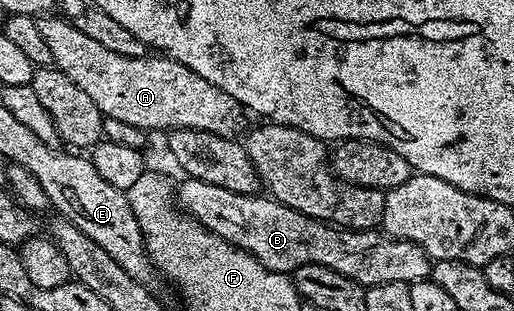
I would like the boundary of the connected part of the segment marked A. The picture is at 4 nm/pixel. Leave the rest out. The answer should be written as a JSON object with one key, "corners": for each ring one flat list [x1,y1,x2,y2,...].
{"corners":[[59,16,37,17,36,24,46,40,46,48,50,48,56,69,66,72,82,92,89,94,105,118,123,120,149,132,197,130,223,138,239,135,239,130,245,129,246,110,234,96,222,92,222,88,210,84,210,80,202,80,198,72,190,72,190,68,172,58,118,56,118,52,109,52,104,45,90,40,86,32,78,32,74,24]]}

